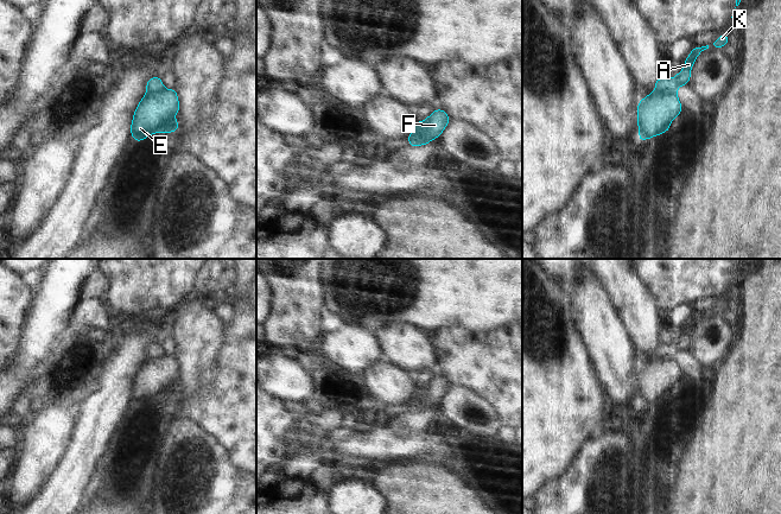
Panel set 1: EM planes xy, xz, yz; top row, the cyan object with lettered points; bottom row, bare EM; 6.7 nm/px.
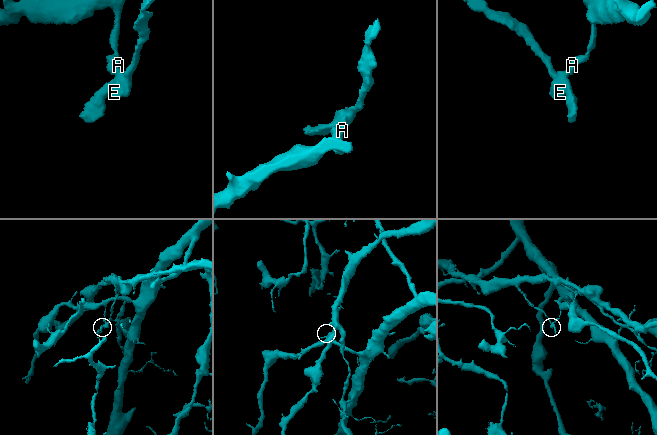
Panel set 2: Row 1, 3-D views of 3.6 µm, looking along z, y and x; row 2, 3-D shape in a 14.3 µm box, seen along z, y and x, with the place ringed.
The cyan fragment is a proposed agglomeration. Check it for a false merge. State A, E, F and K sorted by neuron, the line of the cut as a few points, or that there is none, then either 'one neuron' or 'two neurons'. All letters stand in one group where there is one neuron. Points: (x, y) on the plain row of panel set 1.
A K / E F; cut in yz along (655, 356), (674, 359); two neurons

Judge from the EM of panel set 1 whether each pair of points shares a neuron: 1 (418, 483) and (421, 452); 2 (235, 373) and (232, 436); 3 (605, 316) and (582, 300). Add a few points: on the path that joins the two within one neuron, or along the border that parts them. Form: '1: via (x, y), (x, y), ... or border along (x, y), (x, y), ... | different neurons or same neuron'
1: border along (392, 461), (424, 461), (445, 463), (448, 465) | different neurons
2: via (235, 388), (235, 420) | same neuron
3: via (599, 316), (588, 304) | same neuron

